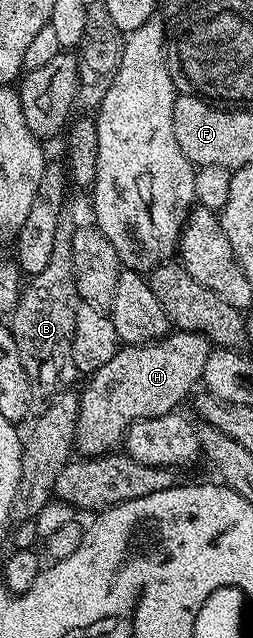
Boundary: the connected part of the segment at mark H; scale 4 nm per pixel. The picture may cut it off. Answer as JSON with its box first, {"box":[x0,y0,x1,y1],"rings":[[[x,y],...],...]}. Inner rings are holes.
{"box":[75,331,213,457],"rings":[[[183,331],[169,332],[161,341],[151,341],[149,345],[121,347],[114,359],[106,363],[106,367],[98,367],[98,371],[87,378],[88,386],[80,393],[80,417],[76,420],[75,444],[79,456],[103,457],[105,453],[119,450],[124,444],[128,428],[138,419],[150,419],[179,410],[180,401],[187,402],[193,390],[203,382],[206,359],[212,351],[213,346],[204,334]]]}

